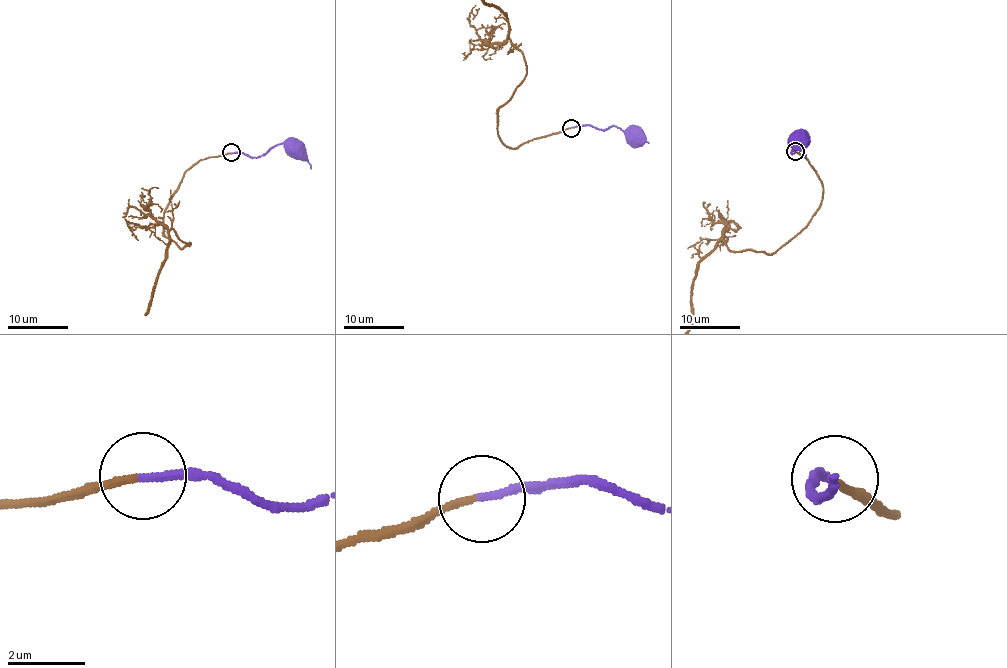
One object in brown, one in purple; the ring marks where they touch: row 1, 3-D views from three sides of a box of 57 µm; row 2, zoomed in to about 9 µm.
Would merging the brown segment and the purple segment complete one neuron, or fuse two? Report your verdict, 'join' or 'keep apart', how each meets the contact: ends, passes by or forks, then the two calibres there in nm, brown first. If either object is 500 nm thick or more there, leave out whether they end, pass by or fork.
join; brown ends there; purple ends there; 180 nm thick on the brown side, 200 nm on the other

